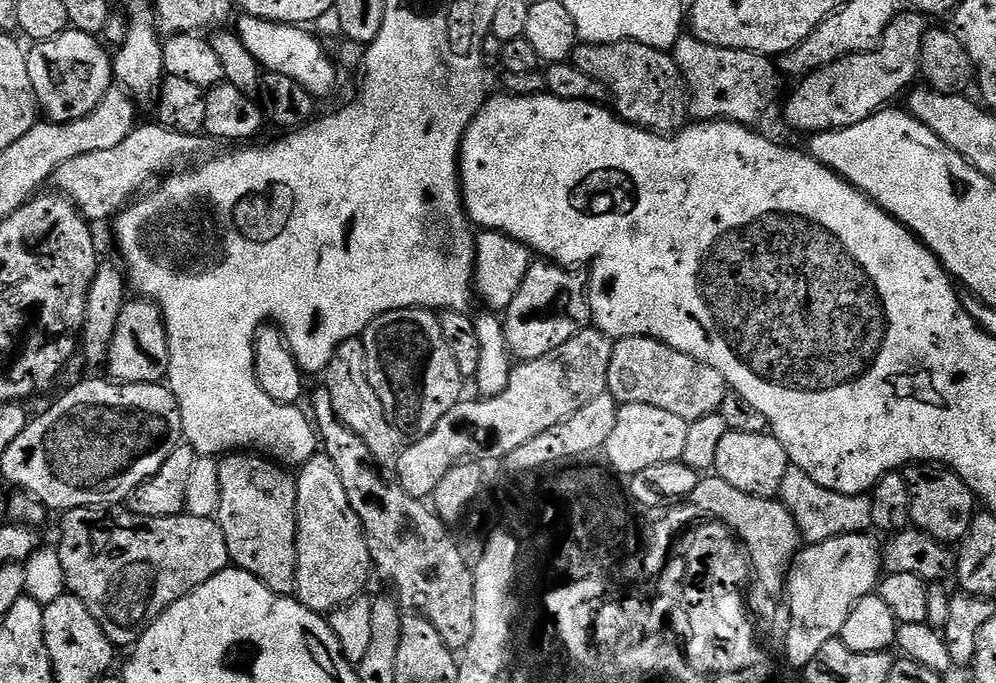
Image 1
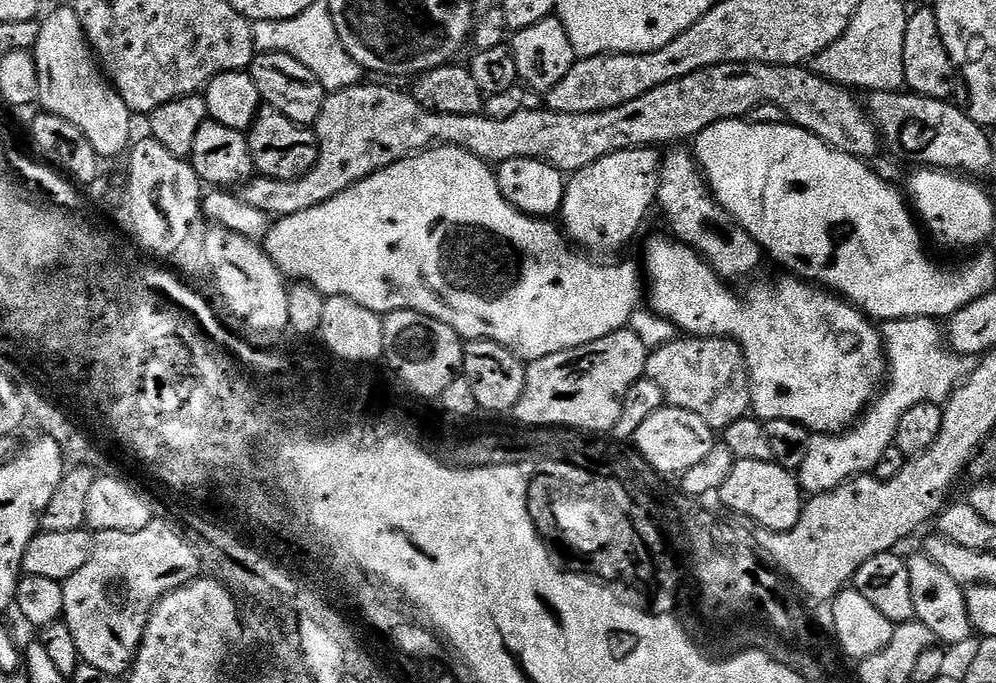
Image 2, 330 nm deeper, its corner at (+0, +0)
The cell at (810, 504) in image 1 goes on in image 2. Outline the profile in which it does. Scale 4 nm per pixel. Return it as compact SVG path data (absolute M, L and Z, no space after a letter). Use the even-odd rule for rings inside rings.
M915 316L909 320L890 320L883 325L886 383L864 415L848 431L839 434L813 435L810 442L810 451L802 461L798 473L800 487L809 497L826 494L830 490L842 486L846 481L856 479L857 476L875 473L882 454L886 454L886 450L893 448L896 443L898 422L902 422L902 417L913 406L918 406L922 402L943 405L948 397L956 391L961 381L967 377L970 371L969 361L946 347L941 325L939 328L936 324L939 323L933 317Z

